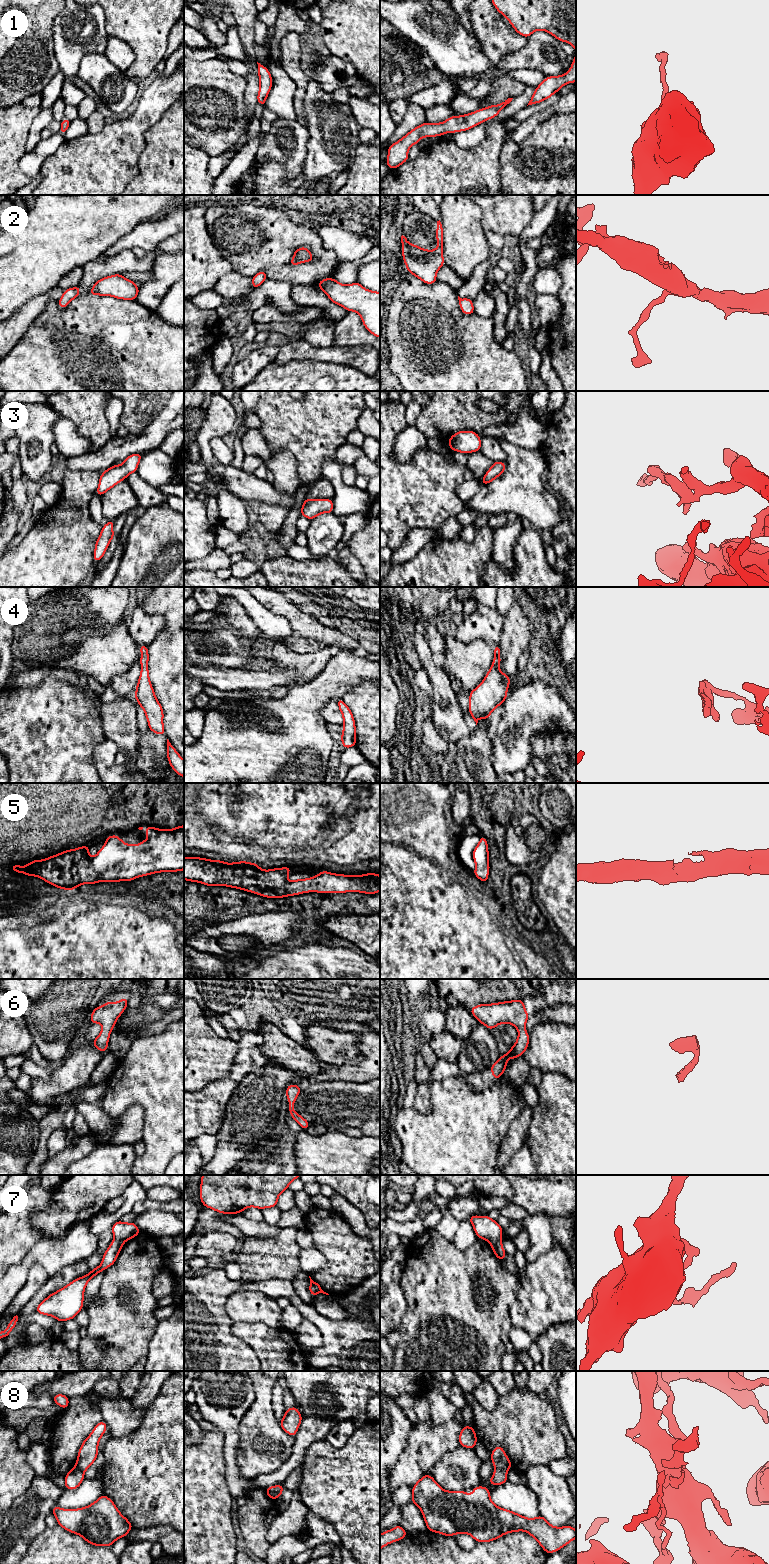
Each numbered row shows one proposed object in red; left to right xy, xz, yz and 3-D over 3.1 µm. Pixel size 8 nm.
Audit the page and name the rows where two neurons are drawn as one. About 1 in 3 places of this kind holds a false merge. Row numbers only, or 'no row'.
8

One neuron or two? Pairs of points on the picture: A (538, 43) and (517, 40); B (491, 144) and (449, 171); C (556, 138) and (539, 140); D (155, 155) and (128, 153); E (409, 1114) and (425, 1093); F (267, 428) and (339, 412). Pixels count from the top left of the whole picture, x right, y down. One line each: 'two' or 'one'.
A: two
B: one
C: one
D: two
E: two
F: one

